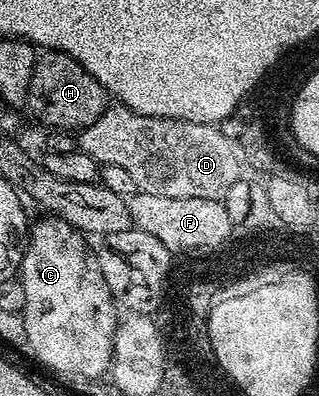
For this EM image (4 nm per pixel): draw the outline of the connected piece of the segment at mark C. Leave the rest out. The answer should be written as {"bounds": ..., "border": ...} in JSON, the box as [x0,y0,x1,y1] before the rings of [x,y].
{"bounds":[20,216,114,380],"border":[[[46,216],[43,222],[29,227],[28,241],[22,252],[20,281],[24,288],[26,306],[22,322],[26,325],[25,345],[47,366],[58,374],[67,374],[73,380],[101,379],[114,361],[114,321],[110,315],[113,297],[100,272],[98,255],[88,243],[87,235],[62,218]]]}

